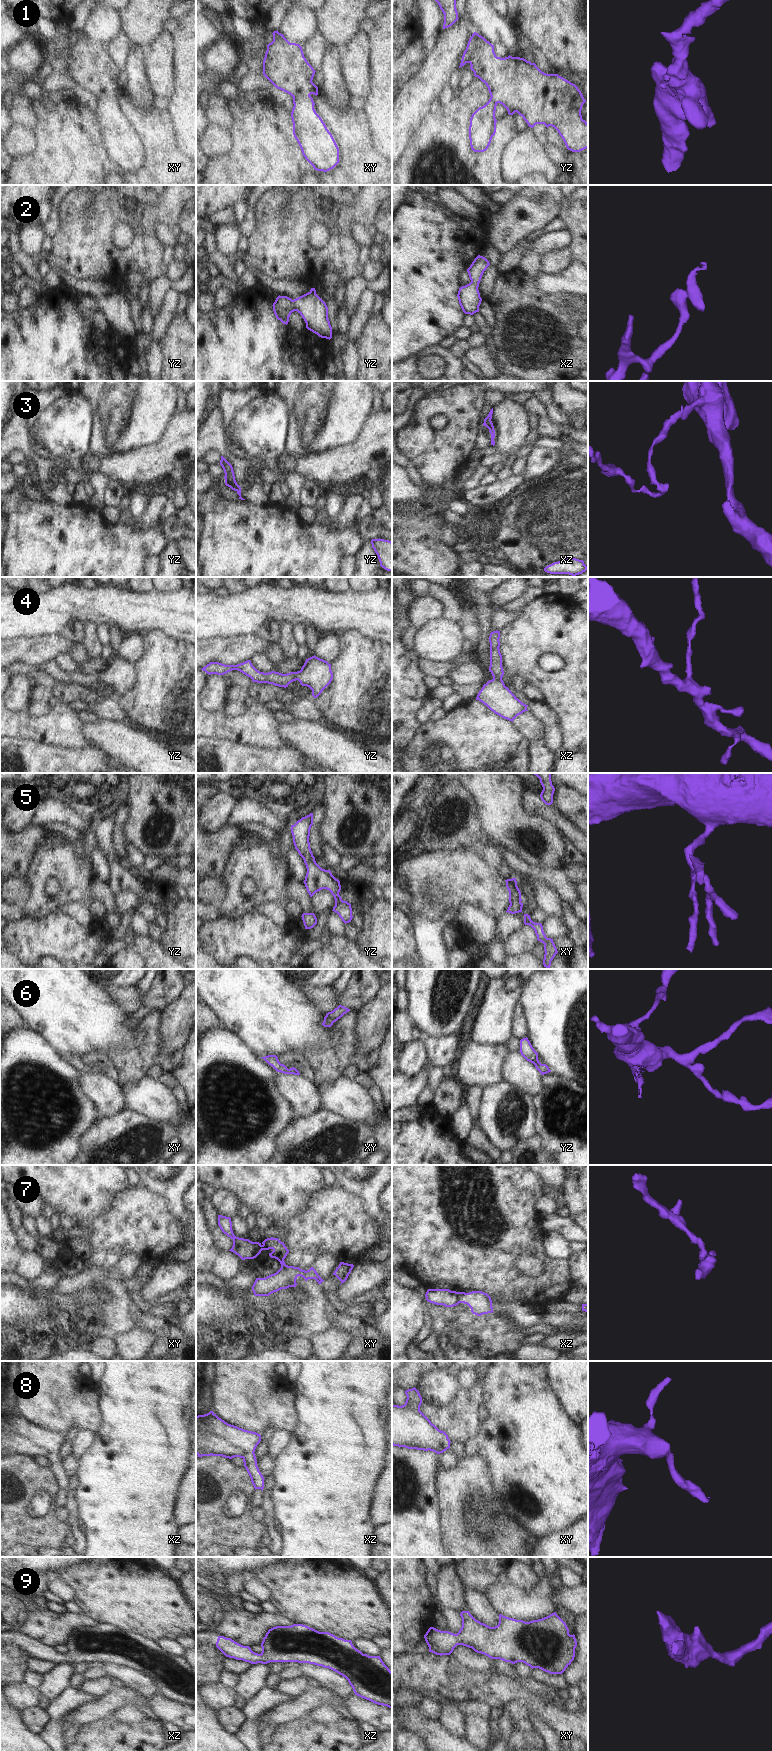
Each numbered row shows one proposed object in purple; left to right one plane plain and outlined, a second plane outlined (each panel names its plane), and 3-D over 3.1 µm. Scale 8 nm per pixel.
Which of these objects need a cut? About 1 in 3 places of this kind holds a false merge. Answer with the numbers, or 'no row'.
7

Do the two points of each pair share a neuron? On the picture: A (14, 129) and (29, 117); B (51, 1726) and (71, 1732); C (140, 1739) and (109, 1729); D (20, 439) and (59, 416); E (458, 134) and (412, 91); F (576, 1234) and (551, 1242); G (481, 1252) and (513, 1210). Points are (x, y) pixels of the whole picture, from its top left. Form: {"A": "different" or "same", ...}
{"A": "different", "B": "different", "C": "same", "D": "different", "E": "different", "F": "different", "G": "same"}

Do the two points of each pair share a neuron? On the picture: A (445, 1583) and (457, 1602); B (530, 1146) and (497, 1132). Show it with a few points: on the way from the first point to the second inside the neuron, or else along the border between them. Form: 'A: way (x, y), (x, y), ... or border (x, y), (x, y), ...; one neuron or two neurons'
A: way (449, 1588), (449, 1594), (452, 1597); one neuron
B: border (535, 1134), (526, 1139), (521, 1139), (513, 1150); two neurons

